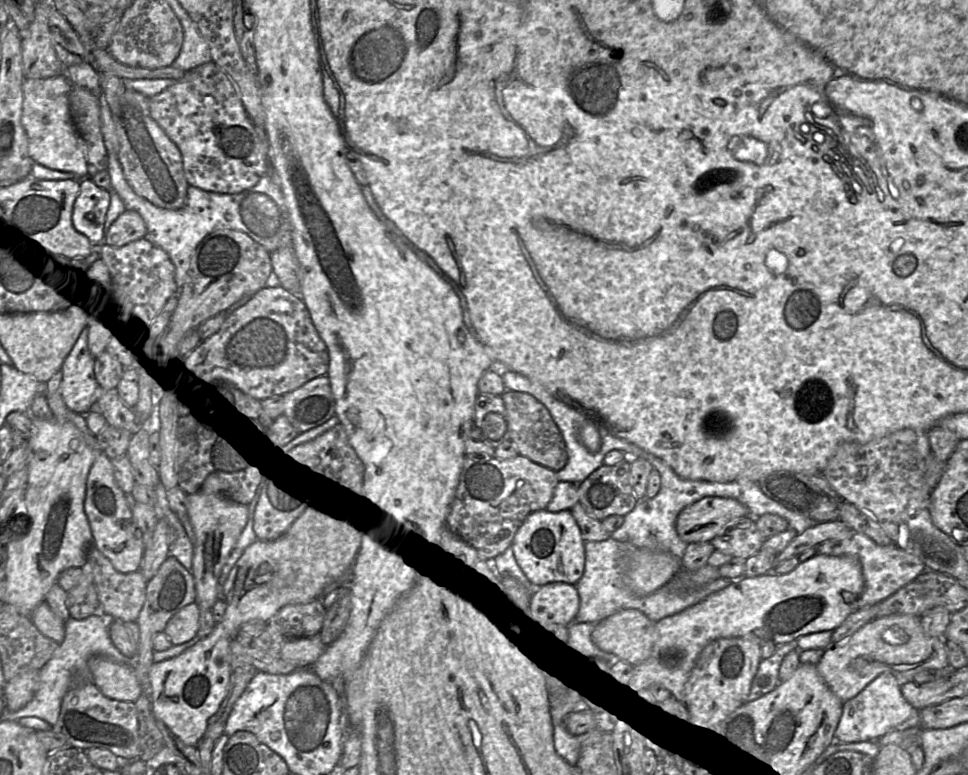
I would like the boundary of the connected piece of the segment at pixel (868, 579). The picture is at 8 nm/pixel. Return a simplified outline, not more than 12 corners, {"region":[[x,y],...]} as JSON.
{"region":[[853,532],[817,554],[859,560],[856,610],[877,604],[926,571],[917,556]]}

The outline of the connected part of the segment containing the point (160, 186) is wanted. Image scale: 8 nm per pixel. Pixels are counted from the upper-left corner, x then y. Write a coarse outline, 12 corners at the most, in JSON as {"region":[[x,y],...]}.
{"region":[[126,89],[112,117],[133,191],[183,208],[178,147]]}

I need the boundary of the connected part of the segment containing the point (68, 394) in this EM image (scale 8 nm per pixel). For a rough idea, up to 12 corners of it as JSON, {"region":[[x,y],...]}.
{"region":[[85,332],[61,367],[65,405],[86,414],[97,400]]}

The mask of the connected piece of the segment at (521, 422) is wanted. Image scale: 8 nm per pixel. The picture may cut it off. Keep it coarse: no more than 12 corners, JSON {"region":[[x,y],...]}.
{"region":[[506,390],[508,437],[518,455],[554,472],[568,460],[547,408]]}

